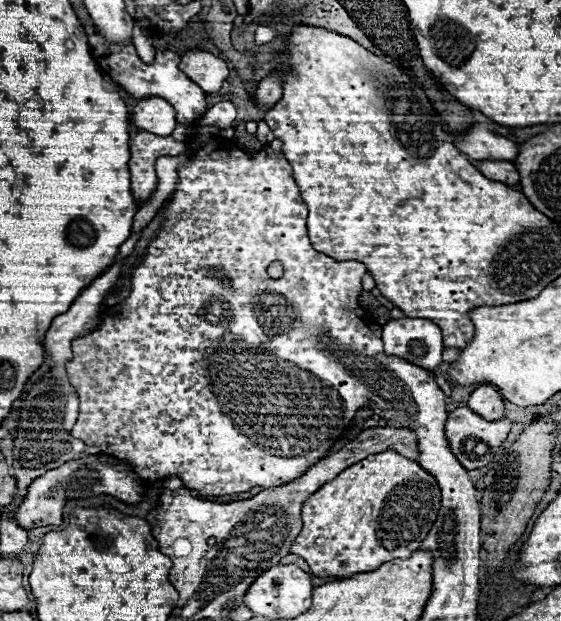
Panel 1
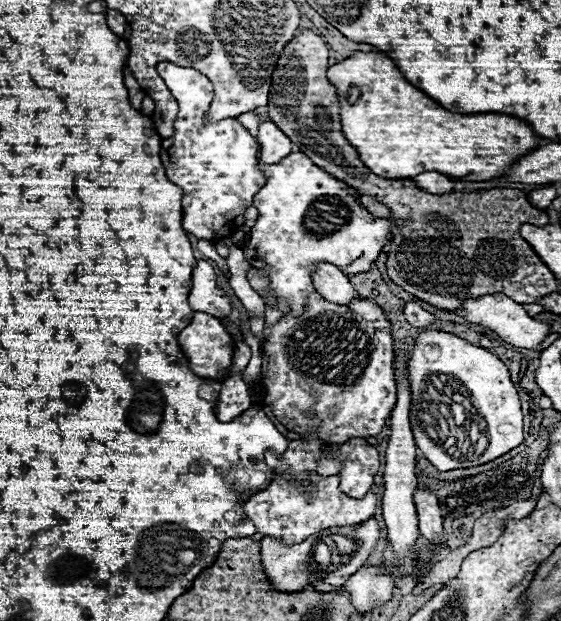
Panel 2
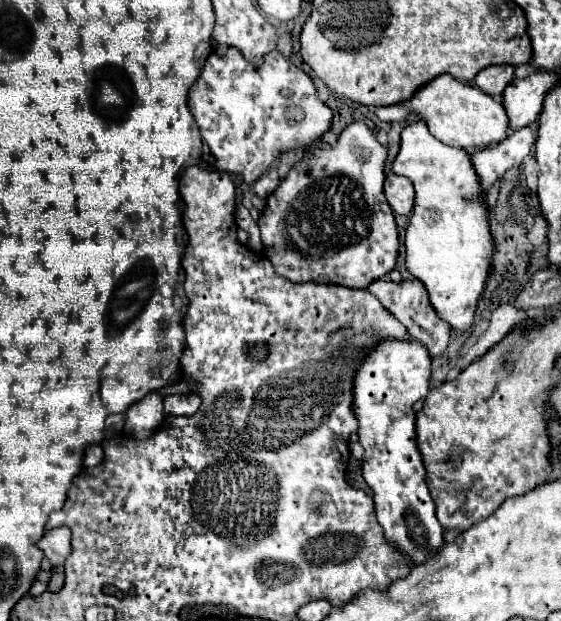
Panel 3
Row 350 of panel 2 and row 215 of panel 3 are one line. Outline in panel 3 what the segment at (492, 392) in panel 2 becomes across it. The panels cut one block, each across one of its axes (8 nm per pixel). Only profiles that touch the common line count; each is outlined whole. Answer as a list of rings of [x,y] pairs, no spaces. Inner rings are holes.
[[[416,120],[406,124],[402,130],[402,146],[394,160],[394,174],[410,178],[415,189],[414,209],[404,234],[406,270],[424,284],[438,318],[448,322],[454,332],[464,334],[474,324],[474,310],[484,292],[486,280],[494,270],[492,256],[496,252],[496,242],[490,230],[490,210],[484,200],[486,192],[482,190],[470,154],[462,148],[442,144],[430,134],[422,120]]]

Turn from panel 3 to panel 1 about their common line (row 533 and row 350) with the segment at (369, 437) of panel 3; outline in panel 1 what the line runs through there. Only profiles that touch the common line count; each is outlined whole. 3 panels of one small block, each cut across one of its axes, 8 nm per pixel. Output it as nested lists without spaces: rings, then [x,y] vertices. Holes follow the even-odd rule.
[[[422,318],[390,320],[382,330],[384,354],[404,358],[406,362],[434,370],[442,364],[442,334],[440,328]]]

